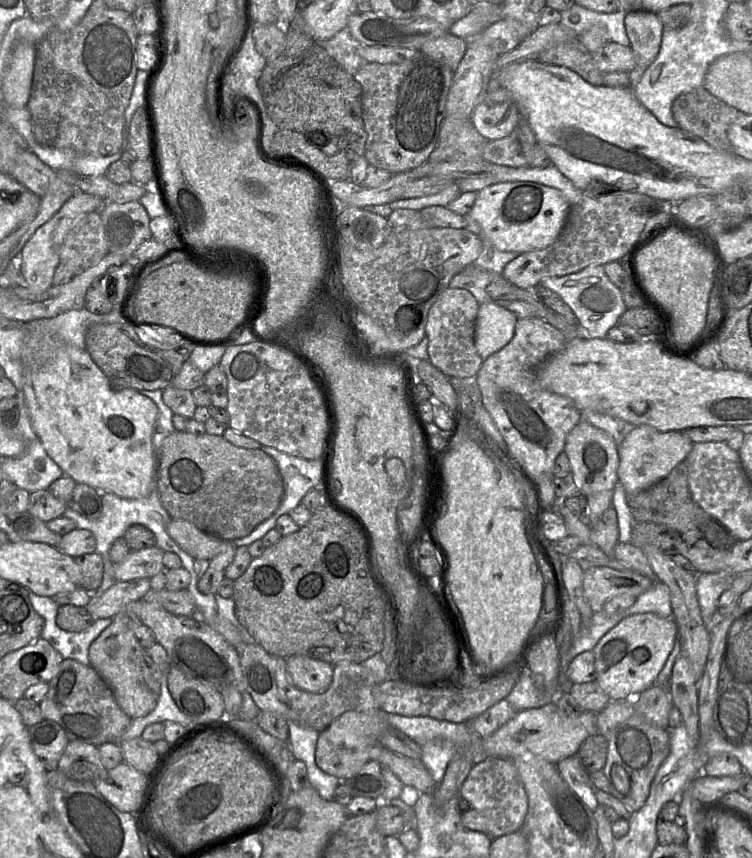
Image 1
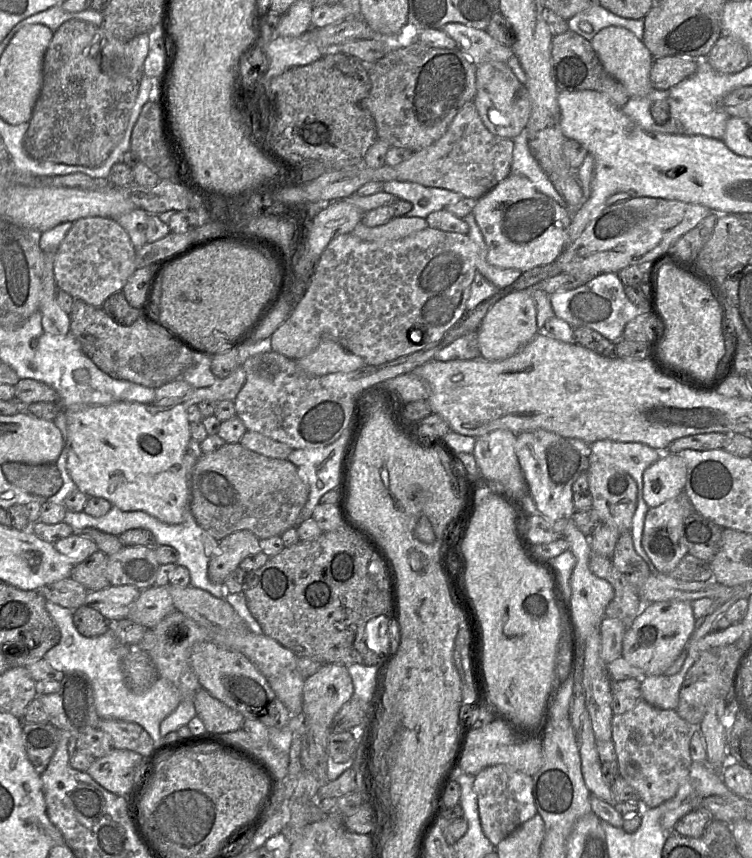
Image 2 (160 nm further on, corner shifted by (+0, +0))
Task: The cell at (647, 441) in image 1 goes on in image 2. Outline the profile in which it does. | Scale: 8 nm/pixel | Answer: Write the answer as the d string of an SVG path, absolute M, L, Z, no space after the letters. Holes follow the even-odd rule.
M663 452L643 473L643 499L649 507L657 507L677 496L686 484L687 468L678 454Z

